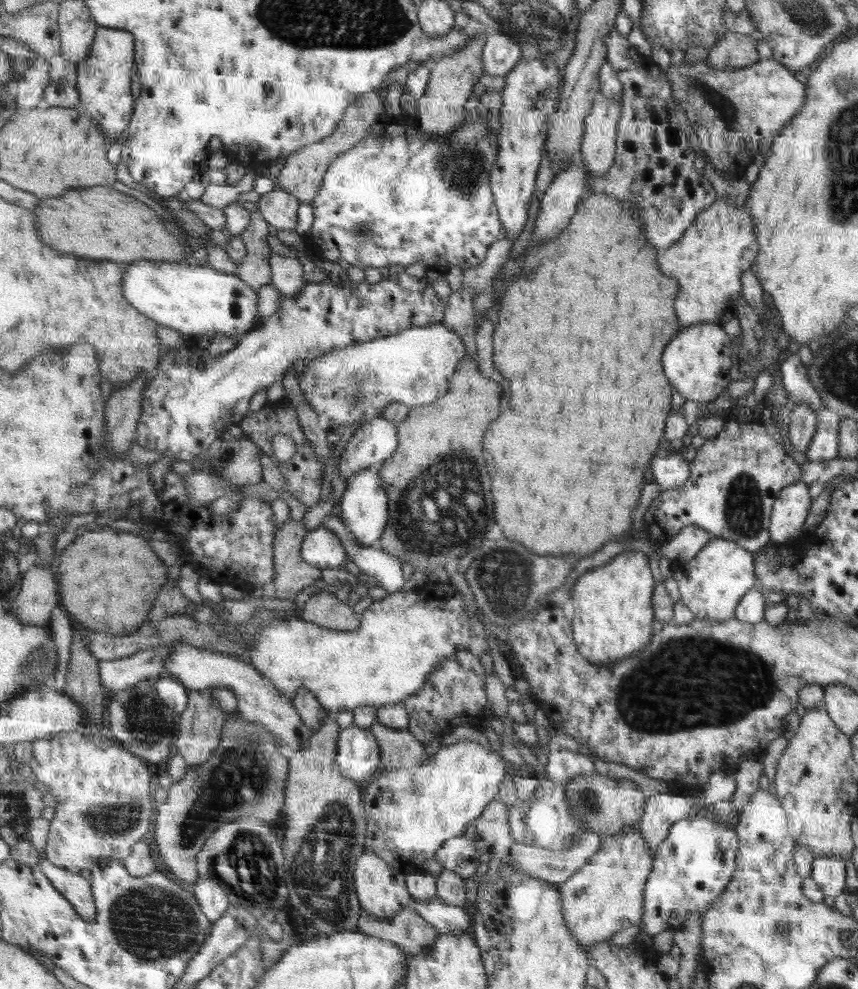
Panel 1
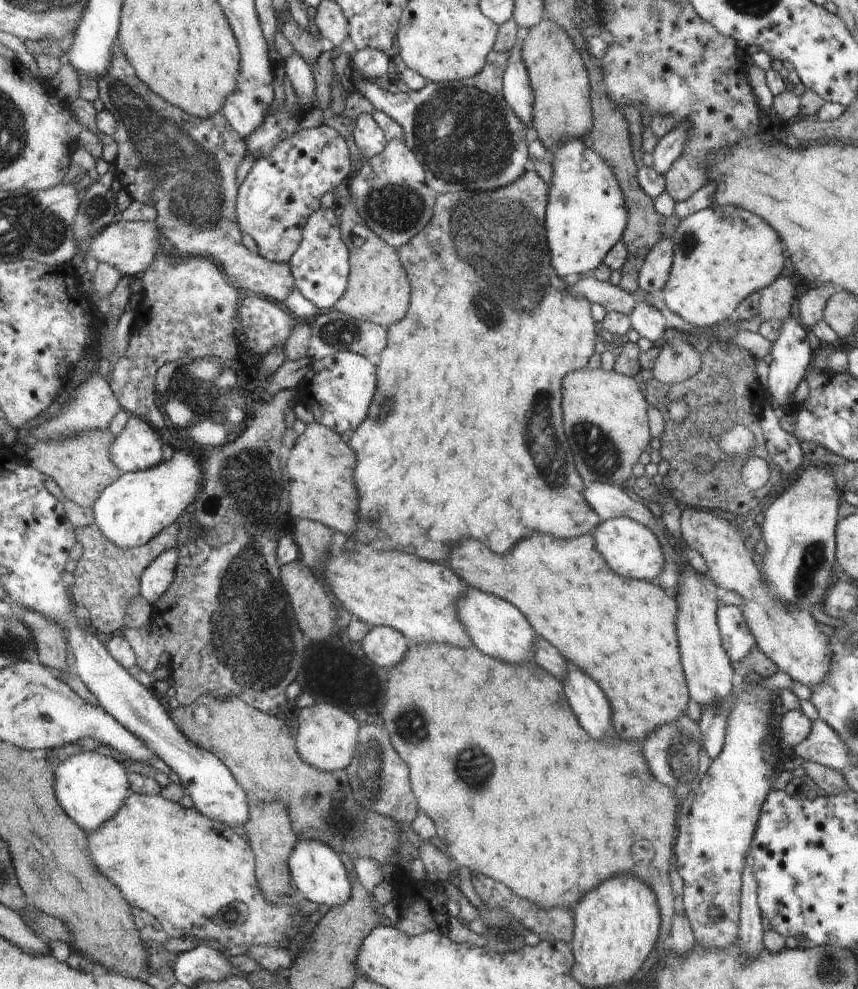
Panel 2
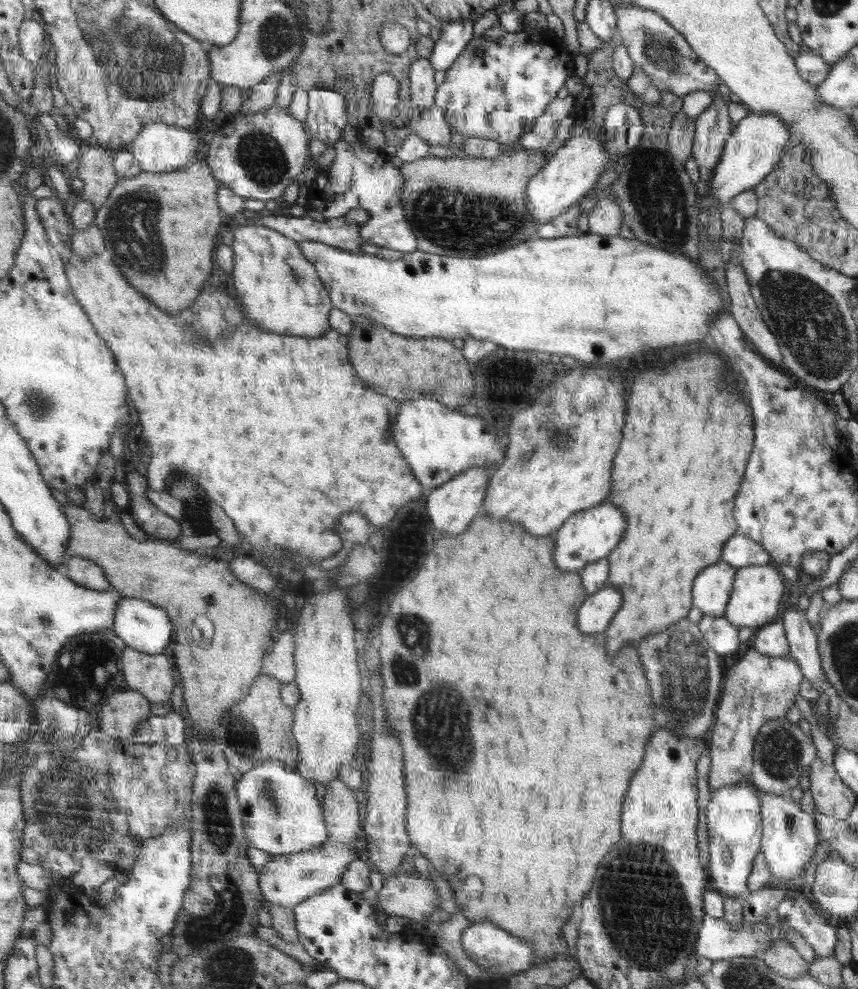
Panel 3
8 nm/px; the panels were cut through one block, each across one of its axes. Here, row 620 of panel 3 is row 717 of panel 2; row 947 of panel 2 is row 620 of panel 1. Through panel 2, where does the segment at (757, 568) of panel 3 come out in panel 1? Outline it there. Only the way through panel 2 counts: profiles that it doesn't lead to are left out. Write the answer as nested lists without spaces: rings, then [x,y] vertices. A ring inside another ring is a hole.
[[[712,537],[711,541],[692,560],[682,561],[676,559],[676,562],[674,562],[674,578],[680,591],[679,600],[692,611],[696,619],[708,620],[708,622],[731,620],[735,617],[734,614],[741,599],[750,589],[754,588],[756,576],[753,570],[753,558],[753,553],[744,550],[737,543]]]

